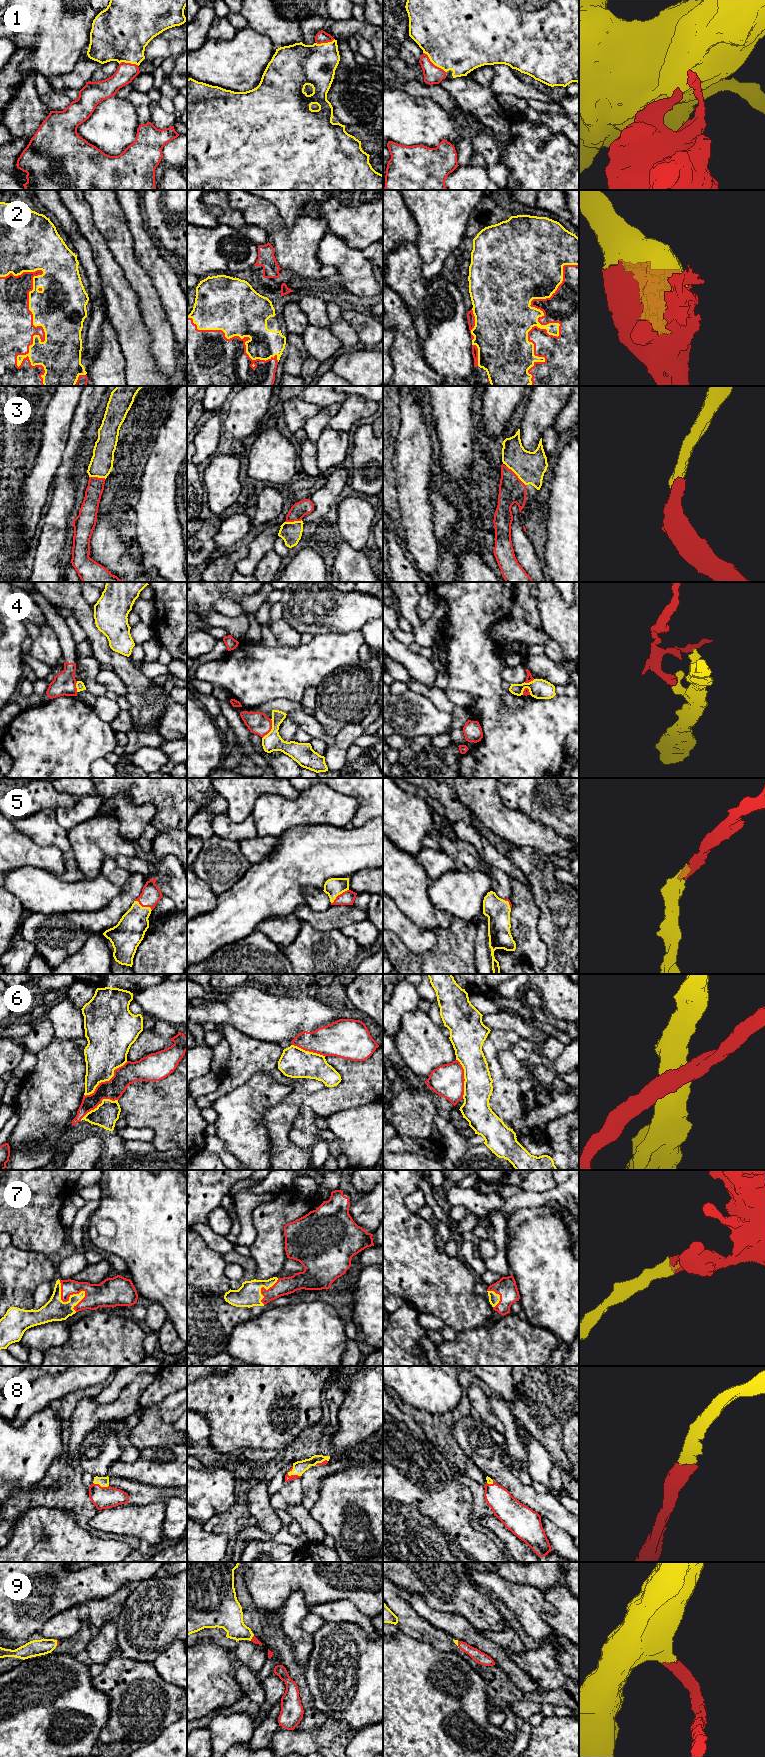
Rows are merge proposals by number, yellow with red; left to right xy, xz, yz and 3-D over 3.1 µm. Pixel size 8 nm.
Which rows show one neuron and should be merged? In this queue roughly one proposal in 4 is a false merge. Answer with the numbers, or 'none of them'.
1, 2, 3, 5, 7, 8, 9

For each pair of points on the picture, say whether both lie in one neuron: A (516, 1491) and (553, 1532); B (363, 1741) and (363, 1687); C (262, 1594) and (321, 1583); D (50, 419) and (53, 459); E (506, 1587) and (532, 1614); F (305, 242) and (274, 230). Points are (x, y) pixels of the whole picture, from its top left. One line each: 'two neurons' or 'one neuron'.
A: two neurons
B: two neurons
C: one neuron
D: one neuron
E: one neuron
F: one neuron

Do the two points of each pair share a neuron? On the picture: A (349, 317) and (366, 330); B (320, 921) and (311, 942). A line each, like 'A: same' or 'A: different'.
A: same
B: different

